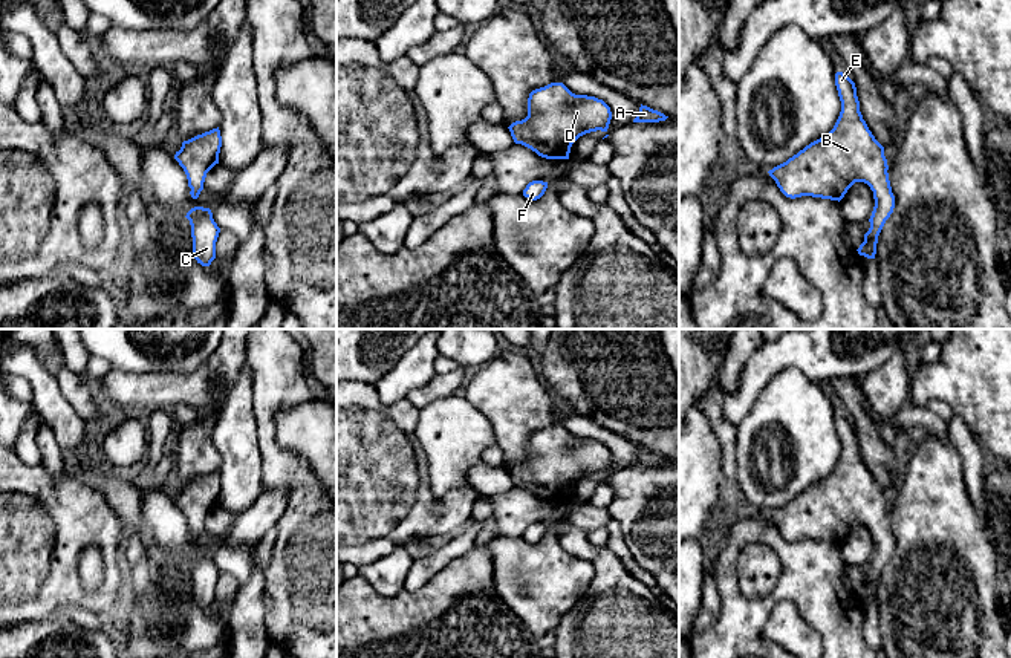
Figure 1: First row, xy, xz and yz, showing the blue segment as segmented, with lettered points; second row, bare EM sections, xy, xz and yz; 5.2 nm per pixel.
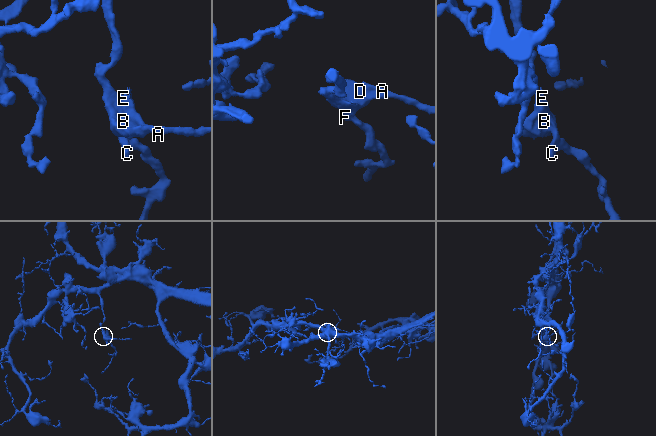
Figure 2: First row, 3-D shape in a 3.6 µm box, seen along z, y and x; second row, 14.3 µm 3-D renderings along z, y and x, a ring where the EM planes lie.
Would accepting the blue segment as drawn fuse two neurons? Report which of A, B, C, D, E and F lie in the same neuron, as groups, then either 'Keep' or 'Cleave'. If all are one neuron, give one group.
Groups: A B C D E F. Keep

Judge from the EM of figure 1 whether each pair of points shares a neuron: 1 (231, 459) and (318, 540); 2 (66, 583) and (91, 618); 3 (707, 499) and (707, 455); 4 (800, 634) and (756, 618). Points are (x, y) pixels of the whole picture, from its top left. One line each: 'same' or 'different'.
1: different
2: different
3: same
4: different

